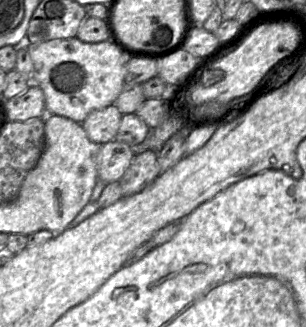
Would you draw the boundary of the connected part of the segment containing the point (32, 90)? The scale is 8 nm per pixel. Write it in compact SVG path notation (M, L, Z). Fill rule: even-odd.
M30 83L30 87L22 94L5 101L1 105L4 127L9 122L24 122L45 117L46 103L43 90Z

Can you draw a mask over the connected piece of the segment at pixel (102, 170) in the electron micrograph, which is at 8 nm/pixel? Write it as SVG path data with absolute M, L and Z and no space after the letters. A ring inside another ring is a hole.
M113 139L99 148L97 178L105 184L119 182L135 156L130 145Z

